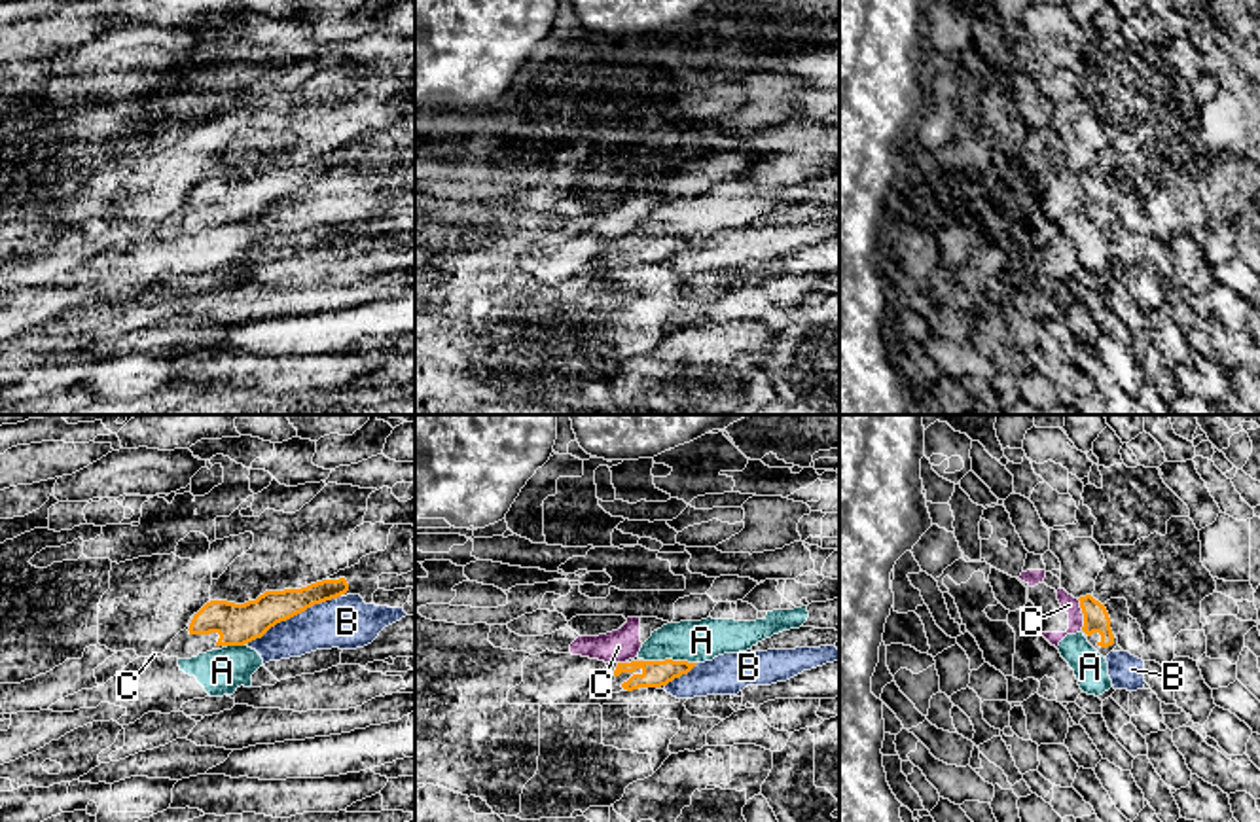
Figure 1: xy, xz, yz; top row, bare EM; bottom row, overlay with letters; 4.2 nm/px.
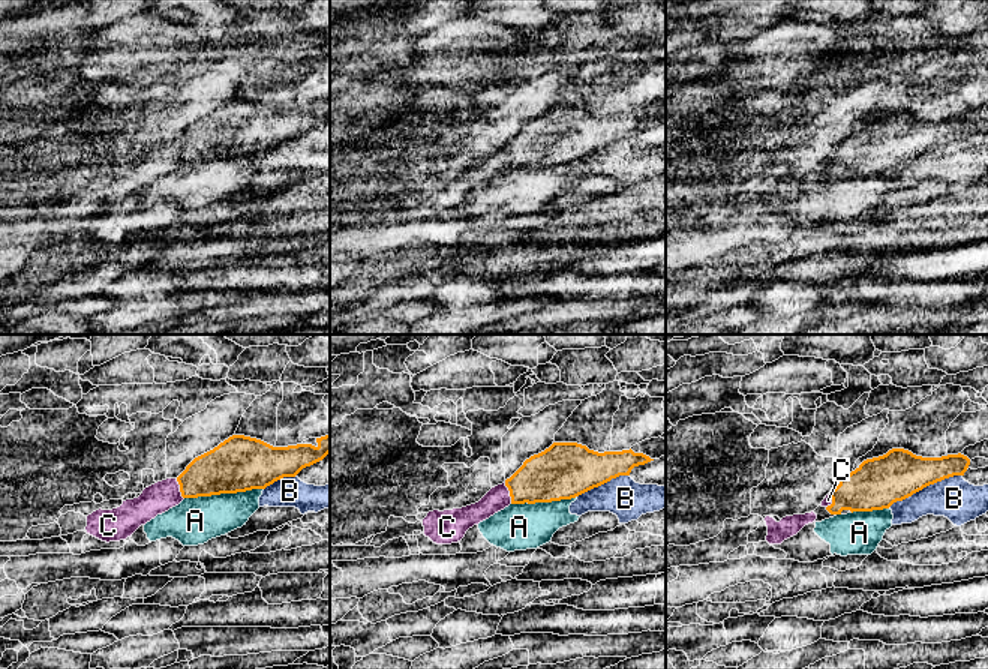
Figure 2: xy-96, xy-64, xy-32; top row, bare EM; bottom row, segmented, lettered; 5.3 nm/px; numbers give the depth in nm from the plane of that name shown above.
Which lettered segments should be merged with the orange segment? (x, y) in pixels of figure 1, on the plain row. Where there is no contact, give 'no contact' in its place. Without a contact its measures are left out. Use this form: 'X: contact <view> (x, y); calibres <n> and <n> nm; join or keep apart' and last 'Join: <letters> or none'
A: contact xz (671, 235); calibres 110 and 180 nm; keep apart
B: contact xy (292, 192); calibres 180 and 220 nm; keep apart
C: contact yz (1082, 188); calibres 110 and 70 nm; keep apart
Join: none

